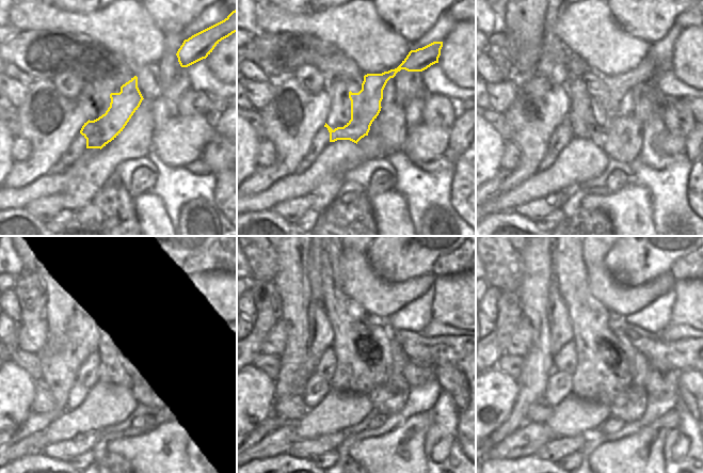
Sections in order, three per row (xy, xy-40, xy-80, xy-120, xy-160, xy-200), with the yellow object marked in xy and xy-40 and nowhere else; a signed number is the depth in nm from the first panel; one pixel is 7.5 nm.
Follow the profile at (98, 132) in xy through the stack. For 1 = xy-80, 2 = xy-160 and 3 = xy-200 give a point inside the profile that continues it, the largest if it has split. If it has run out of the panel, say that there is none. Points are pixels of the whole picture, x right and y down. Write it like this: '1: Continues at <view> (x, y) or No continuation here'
1: Continues at xy-80 (612, 91)
2: Continues at xy-160 (365, 330)
3: Continues at xy-200 (606, 331)

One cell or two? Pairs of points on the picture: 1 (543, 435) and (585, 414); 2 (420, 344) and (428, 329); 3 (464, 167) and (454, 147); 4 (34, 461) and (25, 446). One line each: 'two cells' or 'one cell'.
1: two cells
2: two cells
3: two cells
4: two cells

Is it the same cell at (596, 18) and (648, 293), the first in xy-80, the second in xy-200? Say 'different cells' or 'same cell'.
same cell

